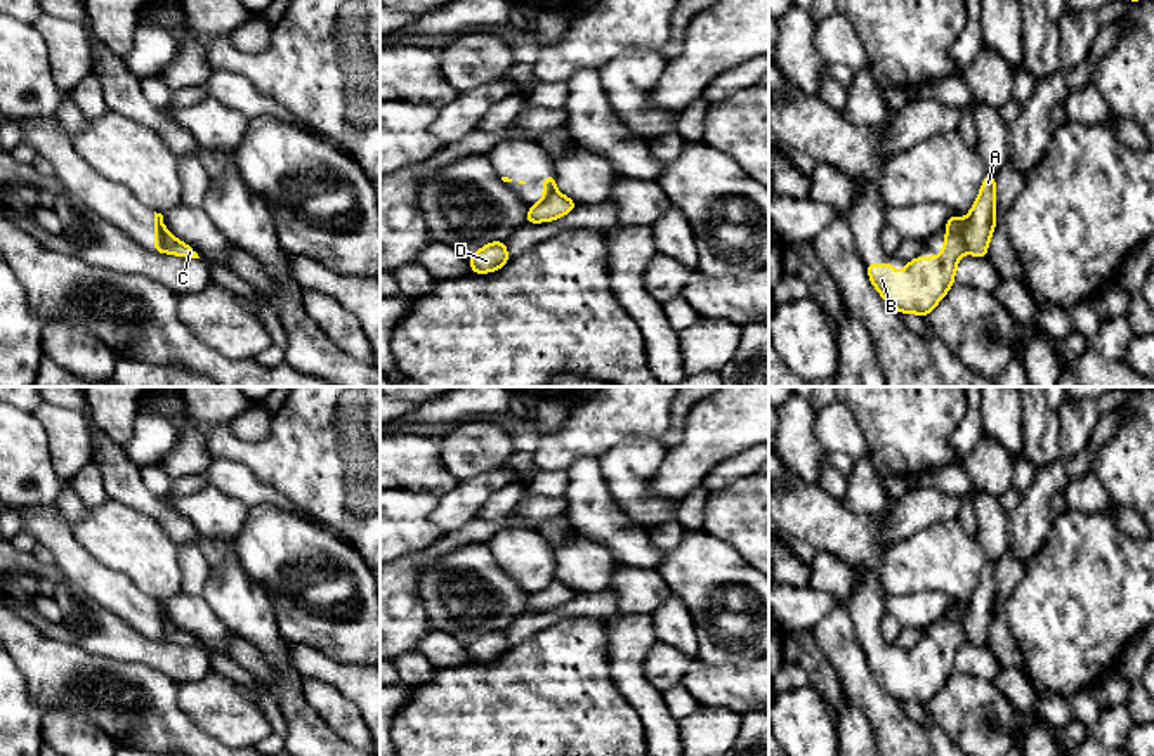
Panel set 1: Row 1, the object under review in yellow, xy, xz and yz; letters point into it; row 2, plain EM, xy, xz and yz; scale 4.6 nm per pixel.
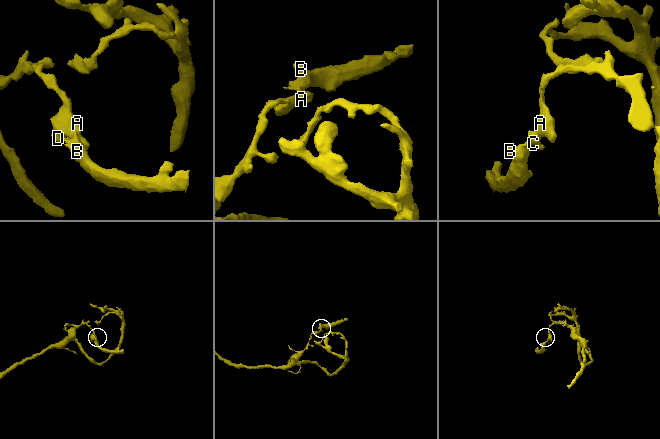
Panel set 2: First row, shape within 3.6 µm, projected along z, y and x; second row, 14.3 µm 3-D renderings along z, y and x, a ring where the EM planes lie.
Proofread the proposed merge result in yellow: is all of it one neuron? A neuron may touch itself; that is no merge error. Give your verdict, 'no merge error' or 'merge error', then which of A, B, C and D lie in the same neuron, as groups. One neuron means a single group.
merge error | A C D / B

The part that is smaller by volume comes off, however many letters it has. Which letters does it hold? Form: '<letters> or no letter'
B

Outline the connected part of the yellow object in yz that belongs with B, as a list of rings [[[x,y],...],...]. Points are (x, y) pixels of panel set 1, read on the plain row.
[[[951,602],[946,610],[946,629],[941,645],[916,645],[904,650],[904,662],[895,662],[892,652],[868,650],[868,666],[885,690],[899,702],[918,702],[927,706],[946,685],[954,671],[960,645],[965,636],[965,612],[960,614],[961,602]]]

